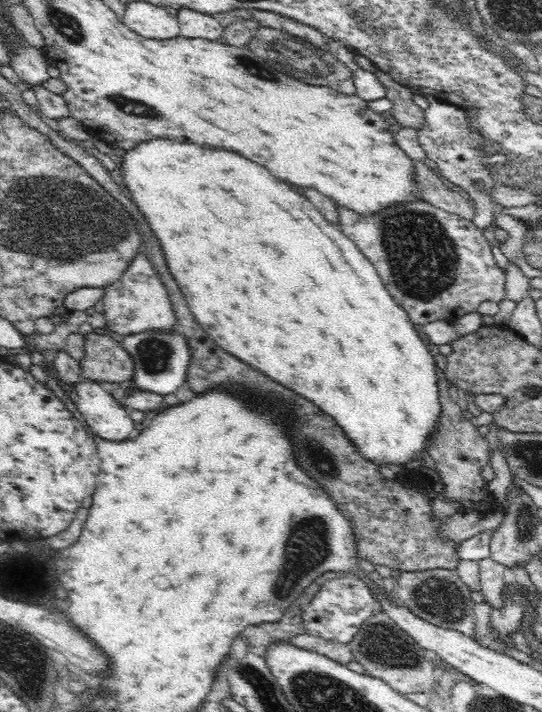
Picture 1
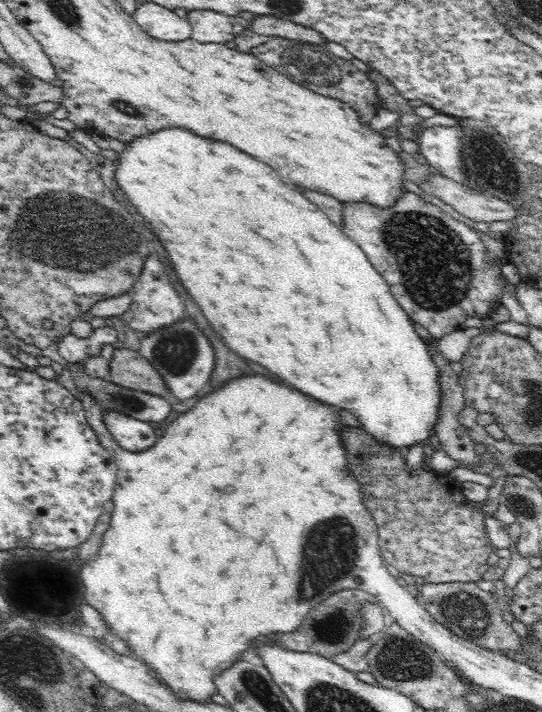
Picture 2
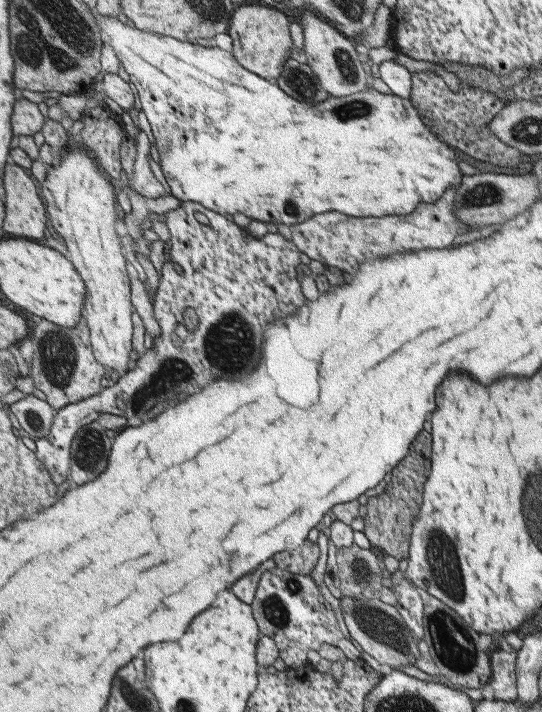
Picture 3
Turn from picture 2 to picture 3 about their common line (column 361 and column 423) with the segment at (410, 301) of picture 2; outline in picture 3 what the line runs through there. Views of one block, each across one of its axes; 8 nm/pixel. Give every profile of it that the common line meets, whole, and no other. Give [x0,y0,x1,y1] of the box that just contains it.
[291,188,472,274]

